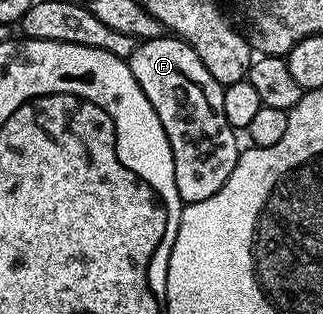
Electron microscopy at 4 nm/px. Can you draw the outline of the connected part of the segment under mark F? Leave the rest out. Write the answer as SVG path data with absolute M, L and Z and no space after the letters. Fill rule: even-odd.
M171 34L161 35L156 40L144 39L130 56L129 63L133 78L141 86L145 98L149 98L153 110L157 110L157 118L161 118L161 126L169 138L177 194L184 204L205 202L205 198L213 198L213 194L225 186L229 174L233 174L241 151L241 143L235 137L238 136L236 129L231 128L225 118L224 85L215 81L199 55L186 42Z

